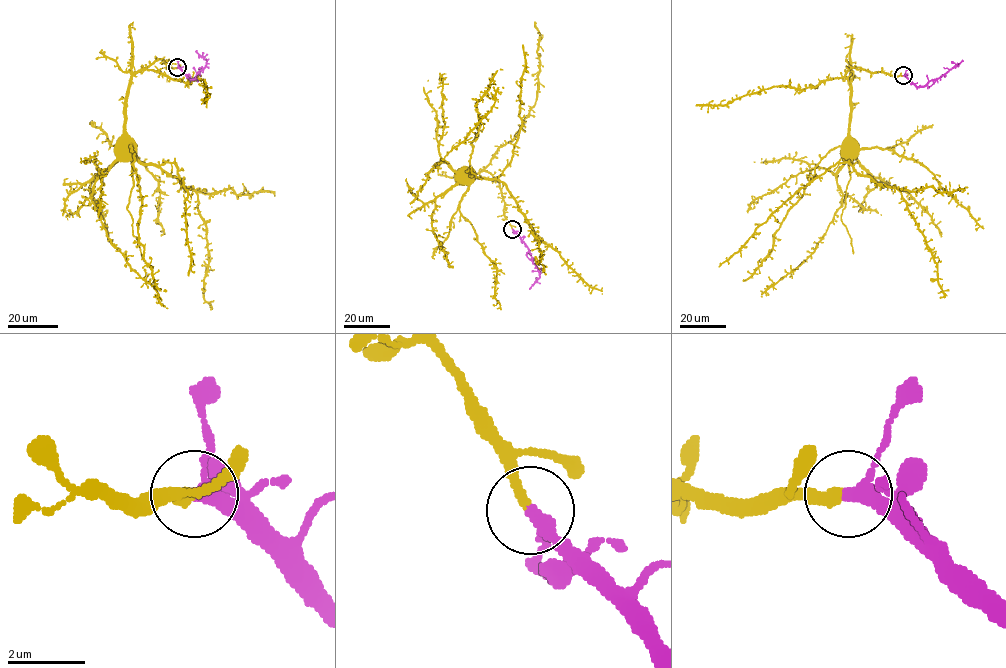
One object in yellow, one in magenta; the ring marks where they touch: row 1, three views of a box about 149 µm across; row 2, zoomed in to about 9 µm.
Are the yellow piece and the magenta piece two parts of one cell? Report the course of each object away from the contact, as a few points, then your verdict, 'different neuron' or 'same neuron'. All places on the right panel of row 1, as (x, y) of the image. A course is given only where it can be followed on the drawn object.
course yellow (903, 75), (857, 67), (845, 73), (850, 157), (860, 174), (900, 192), (936, 263), (944, 294), (939, 297); course magenta (903, 75), (917, 86), (924, 86), (963, 61); same neuron

